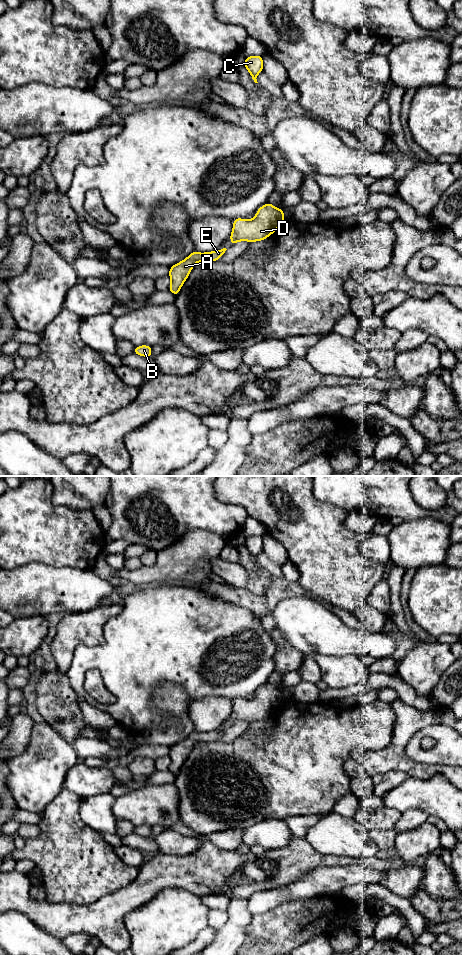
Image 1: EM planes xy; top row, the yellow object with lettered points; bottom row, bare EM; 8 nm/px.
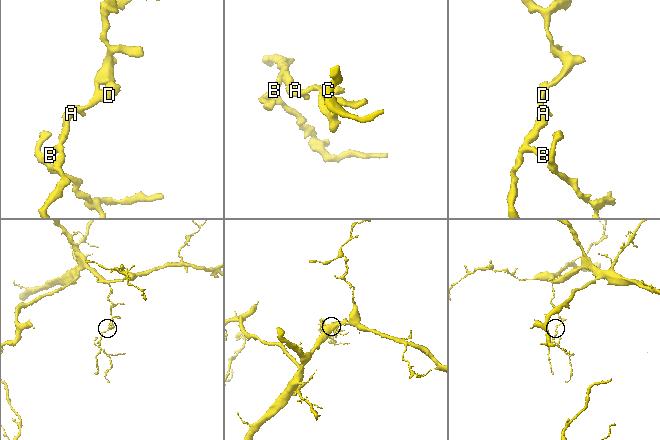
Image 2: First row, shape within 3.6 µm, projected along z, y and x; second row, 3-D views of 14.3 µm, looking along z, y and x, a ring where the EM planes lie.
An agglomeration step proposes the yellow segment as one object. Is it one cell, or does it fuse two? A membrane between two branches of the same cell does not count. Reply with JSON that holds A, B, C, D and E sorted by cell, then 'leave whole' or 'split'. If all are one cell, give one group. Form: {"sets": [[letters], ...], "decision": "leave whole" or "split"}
{"sets": [["A", "B", "C", "D", "E"]], "decision": "leave whole"}

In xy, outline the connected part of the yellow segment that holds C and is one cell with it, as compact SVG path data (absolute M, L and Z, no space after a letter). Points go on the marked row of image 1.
M248 56L245 59L245 68L249 71L252 79L257 82L257 75L263 71L263 57L262 56Z

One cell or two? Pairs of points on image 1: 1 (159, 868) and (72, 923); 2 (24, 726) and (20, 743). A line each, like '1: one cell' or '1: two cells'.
1: one cell
2: one cell

